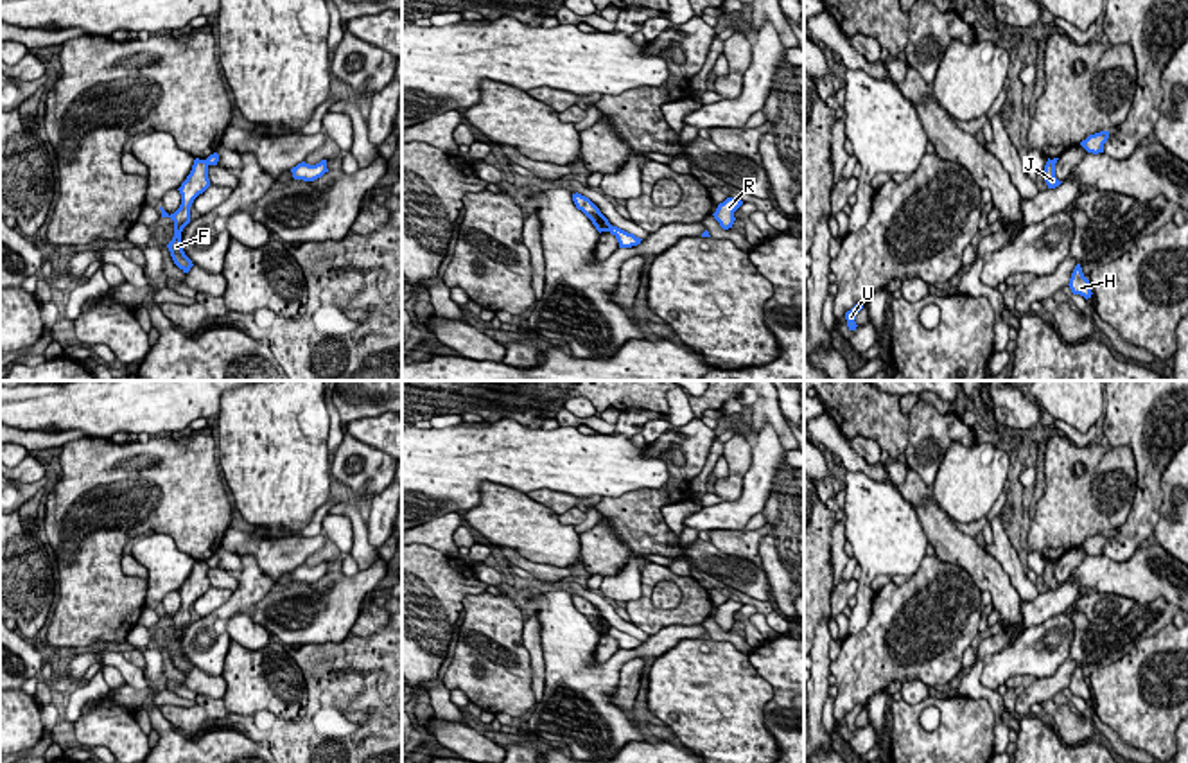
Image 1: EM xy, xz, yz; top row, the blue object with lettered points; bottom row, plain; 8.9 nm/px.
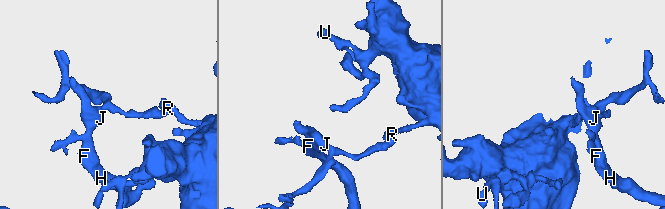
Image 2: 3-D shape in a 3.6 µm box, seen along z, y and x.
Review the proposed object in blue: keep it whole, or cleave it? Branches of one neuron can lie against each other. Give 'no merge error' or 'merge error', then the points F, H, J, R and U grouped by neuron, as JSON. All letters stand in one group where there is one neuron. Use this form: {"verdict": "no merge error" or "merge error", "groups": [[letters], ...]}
{"verdict": "merge error", "groups": [["F", "H", "J"], ["R", "U"]]}

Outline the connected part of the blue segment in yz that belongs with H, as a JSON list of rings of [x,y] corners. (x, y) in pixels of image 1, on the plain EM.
[[[1080,666],[1075,668],[1068,688],[1073,697],[1080,697],[1086,702],[1093,697],[1089,682],[1084,679]]]

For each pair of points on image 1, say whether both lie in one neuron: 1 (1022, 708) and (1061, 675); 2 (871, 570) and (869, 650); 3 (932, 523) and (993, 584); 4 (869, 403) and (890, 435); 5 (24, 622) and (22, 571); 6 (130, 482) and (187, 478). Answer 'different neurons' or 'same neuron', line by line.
1: same neuron
2: different neurons
3: same neuron
4: same neuron
5: same neuron
6: same neuron

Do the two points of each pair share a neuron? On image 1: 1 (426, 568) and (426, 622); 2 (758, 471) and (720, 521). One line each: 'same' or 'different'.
1: same
2: same

